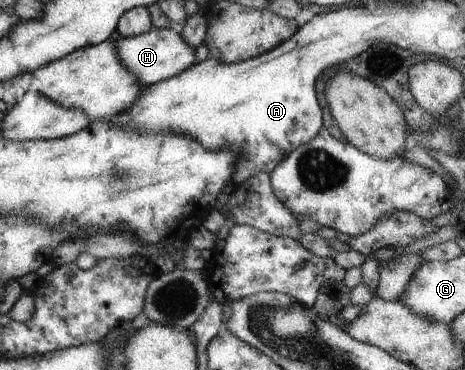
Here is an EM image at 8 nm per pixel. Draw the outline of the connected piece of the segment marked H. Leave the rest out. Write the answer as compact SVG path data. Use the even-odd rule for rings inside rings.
M153 27L148 32L138 36L122 37L114 42L115 49L121 63L133 74L137 82L144 86L156 84L162 79L180 74L184 69L191 67L195 62L194 47L172 29Z

